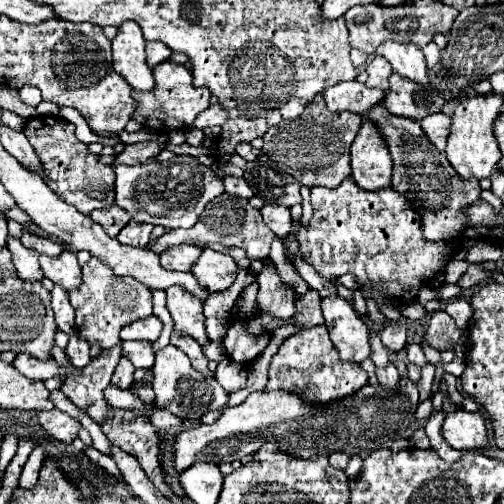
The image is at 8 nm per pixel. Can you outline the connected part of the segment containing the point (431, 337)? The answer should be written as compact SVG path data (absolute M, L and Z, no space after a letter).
M437 310L429 318L427 332L425 332L423 338L427 340L429 346L433 346L439 352L453 350L457 340L459 340L459 328L457 328L455 320L445 310Z

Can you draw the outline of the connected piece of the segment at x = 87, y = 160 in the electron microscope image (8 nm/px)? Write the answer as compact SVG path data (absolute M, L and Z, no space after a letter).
M33 116L25 122L23 132L41 160L45 184L67 204L73 204L81 214L89 214L95 208L107 208L115 202L113 168L101 164L97 156L75 138L75 126L71 122L55 116Z

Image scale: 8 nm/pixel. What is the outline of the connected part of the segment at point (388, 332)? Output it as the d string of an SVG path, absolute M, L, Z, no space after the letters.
M385 324L379 330L379 338L387 350L399 352L401 348L405 348L405 330L399 332L399 324Z

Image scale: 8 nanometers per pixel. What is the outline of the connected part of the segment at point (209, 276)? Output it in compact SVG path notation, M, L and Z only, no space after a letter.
M205 248L199 260L193 264L191 272L197 276L199 284L211 292L221 292L235 282L237 264L231 256Z

